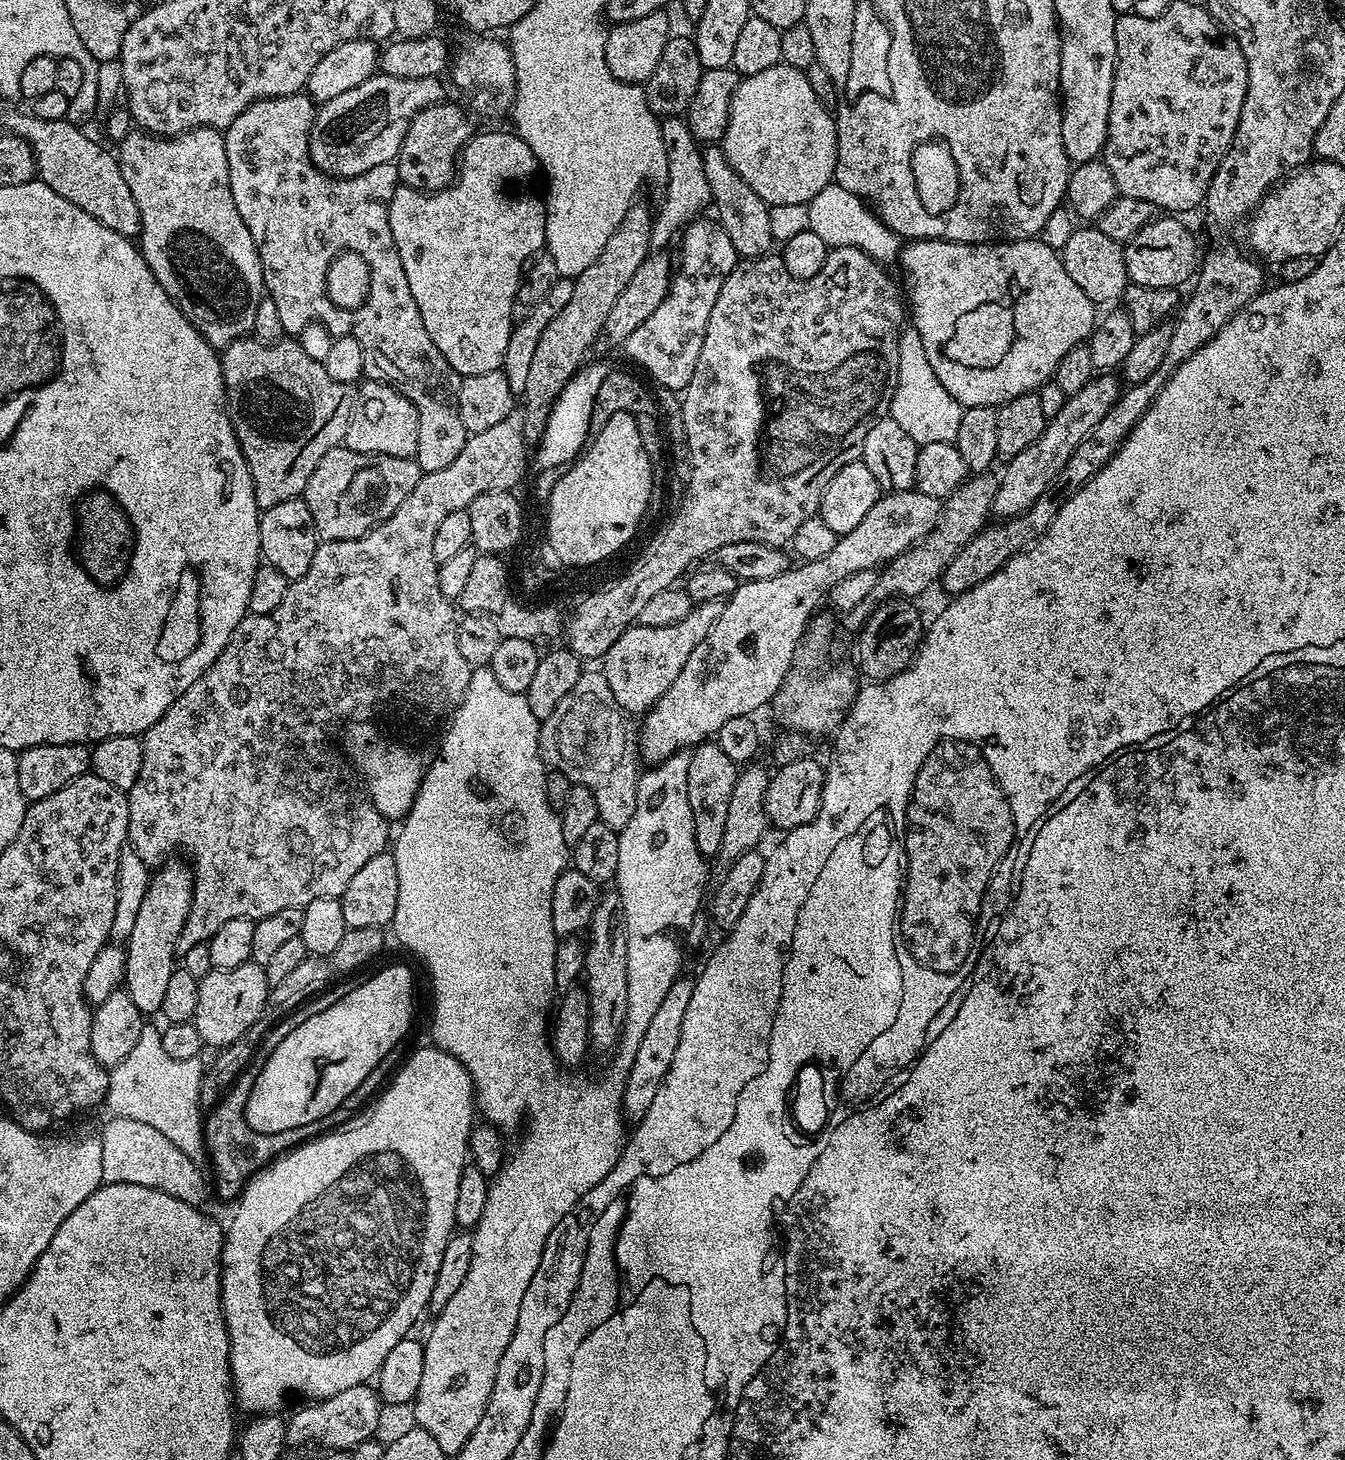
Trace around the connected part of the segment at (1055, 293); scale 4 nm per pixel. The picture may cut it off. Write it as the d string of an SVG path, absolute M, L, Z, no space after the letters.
M909 239L898 253L900 272L904 275L903 287L906 289L906 304L910 309L910 324L922 338L922 346L926 350L926 359L938 377L938 382L950 390L950 394L964 408L986 406L996 408L1010 402L1027 392L1036 392L1045 382L1053 379L1058 362L1070 354L1080 344L1085 343L1092 335L1098 319L1097 305L1093 304L1082 289L1066 274L1064 263L1060 261L1060 253L1043 239L1013 240L1011 242L993 242L991 244L959 244L953 240L913 240Z

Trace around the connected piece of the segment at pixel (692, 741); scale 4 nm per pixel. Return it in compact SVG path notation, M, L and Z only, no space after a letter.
M915 490L907 492L893 492L891 494L881 494L878 502L874 506L870 506L870 514L866 514L866 518L862 518L859 528L850 530L850 534L845 536L837 536L834 550L830 550L830 554L826 554L826 558L821 560L806 560L803 561L804 568L793 567L791 571L778 578L762 578L762 582L754 582L753 580L741 583L737 591L733 592L727 603L724 604L724 615L718 618L718 622L714 626L710 626L710 634L706 634L706 638L702 638L700 647L694 650L694 654L690 658L686 658L686 666L682 666L682 674L678 674L676 681L670 683L670 688L666 690L655 705L643 713L644 728L642 724L642 735L638 740L638 752L645 761L649 763L657 763L666 756L672 755L687 749L689 746L695 746L701 743L702 738L712 738L716 735L716 729L721 728L725 722L730 722L730 718L742 718L749 714L756 714L760 707L771 705L772 698L778 694L780 682L786 678L789 667L798 660L798 648L796 652L796 640L803 641L806 636L806 625L808 619L812 616L812 608L816 608L820 604L820 599L827 597L831 593L833 586L838 582L842 582L844 576L850 574L858 574L858 570L866 570L867 568L879 569L885 562L893 560L899 552L904 552L908 549L909 544L917 544L938 522L942 501L933 496L924 496Z

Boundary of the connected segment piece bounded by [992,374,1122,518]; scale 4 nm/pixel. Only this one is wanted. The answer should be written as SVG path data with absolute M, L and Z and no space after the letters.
M1097 375L1089 384L1082 386L1078 394L1069 396L1062 410L1058 410L1058 414L1054 414L1054 418L1049 420L1038 442L1026 446L1022 454L1014 454L1014 458L1010 458L1003 465L1004 473L999 473L998 476L998 494L992 503L993 513L997 517L1017 516L1034 506L1038 498L1042 498L1042 494L1052 485L1054 478L1058 478L1062 466L1070 462L1070 454L1078 450L1078 442L1082 442L1082 438L1086 438L1086 434L1090 434L1090 430L1094 430L1094 426L1098 426L1098 422L1102 422L1102 418L1106 418L1108 411L1116 405L1122 384L1112 376L1115 375Z

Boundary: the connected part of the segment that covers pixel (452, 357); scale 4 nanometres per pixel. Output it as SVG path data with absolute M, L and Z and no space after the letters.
M477 131L469 140L468 145L460 154L458 161L458 175L455 181L441 192L422 192L418 188L397 187L392 200L388 203L388 221L390 234L394 238L394 246L398 250L398 258L402 258L402 270L406 270L406 282L410 282L410 294L414 294L414 302L418 306L418 314L422 314L422 322L426 326L426 334L434 338L434 346L442 350L442 358L454 366L454 370L461 378L470 374L490 374L501 371L506 342L510 342L512 333L512 303L516 300L516 291L522 279L522 273L532 257L538 250L545 247L544 235L546 234L546 211L542 192L536 189L536 176L541 175L542 169L534 150L526 146L526 142L517 136L515 131L508 132L480 132Z

